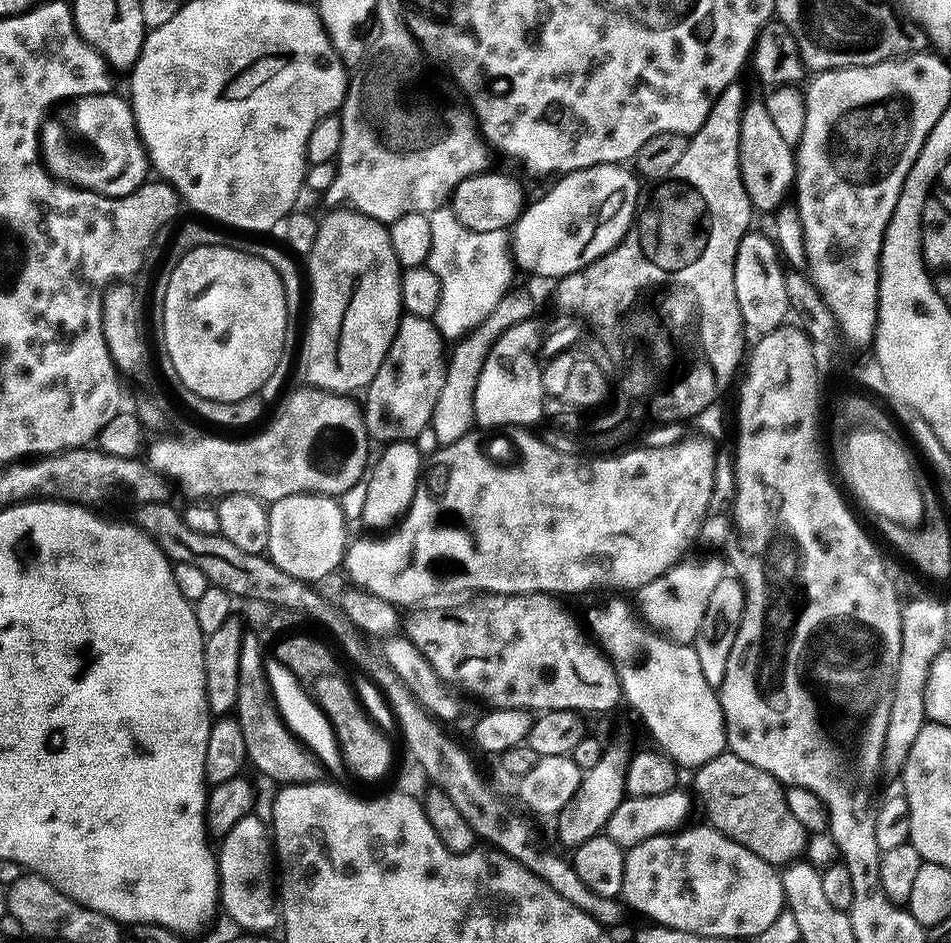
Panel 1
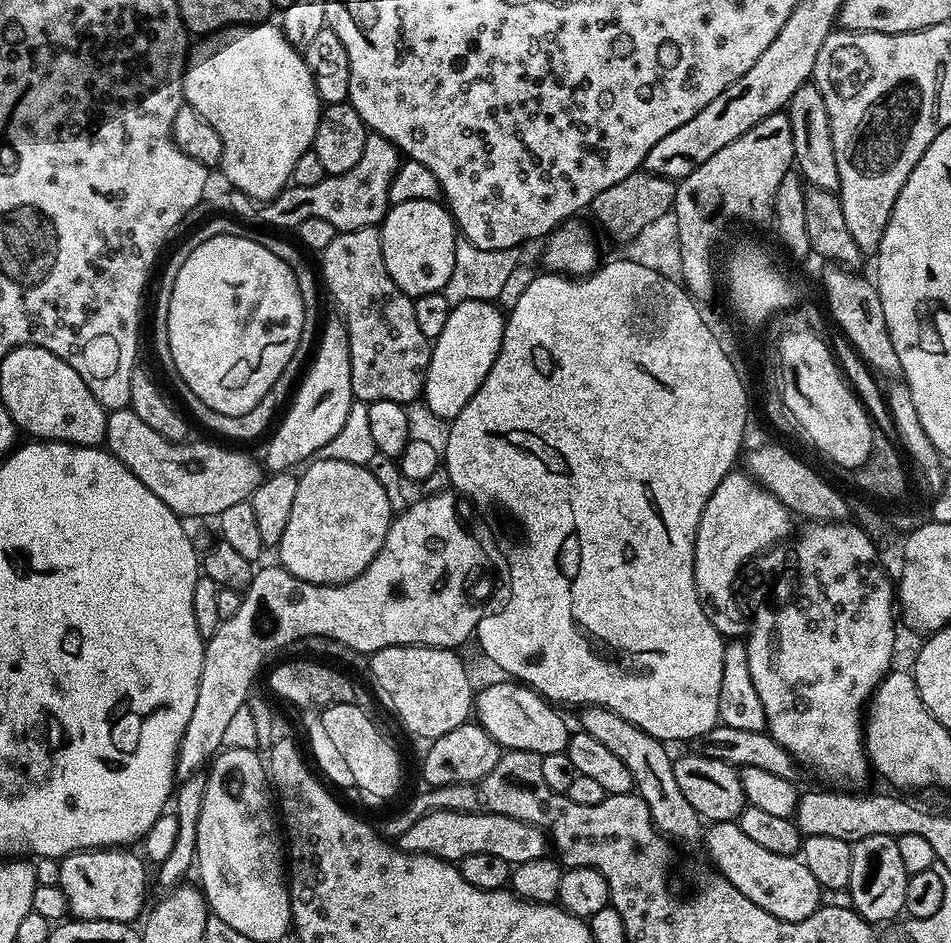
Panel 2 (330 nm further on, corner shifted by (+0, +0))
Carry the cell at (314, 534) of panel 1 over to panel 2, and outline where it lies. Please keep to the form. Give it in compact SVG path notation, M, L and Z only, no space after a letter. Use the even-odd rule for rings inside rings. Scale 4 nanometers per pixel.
M313 459L304 470L298 476L298 494L290 522L286 522L286 534L278 545L279 563L299 580L344 584L362 574L382 550L394 519L392 500L371 467Z

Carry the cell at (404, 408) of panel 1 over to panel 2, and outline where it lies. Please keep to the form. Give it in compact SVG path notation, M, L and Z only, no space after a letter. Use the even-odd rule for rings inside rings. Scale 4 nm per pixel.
M379 227L337 232L334 242L330 242L330 246L326 246L326 250L319 253L318 268L322 273L323 287L327 295L328 292L332 295L337 310L341 312L337 313L342 317L344 328L348 331L353 397L367 405L374 402L394 402L412 406L415 400L419 401L424 391L424 379L432 357L432 346L414 319L413 297L398 290L398 286L394 286L394 278L386 274L386 262L382 262Z

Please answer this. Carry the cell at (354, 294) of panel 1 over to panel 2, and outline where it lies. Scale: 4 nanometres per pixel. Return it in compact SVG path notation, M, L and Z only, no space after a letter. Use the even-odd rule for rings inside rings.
M335 319L328 325L323 325L314 348L314 355L283 413L284 421L282 416L279 423L275 425L276 433L274 433L275 428L271 433L272 441L269 442L264 456L262 455L263 467L269 473L286 472L295 469L295 464L303 465L311 461L316 452L330 443L342 430L347 415L351 412L354 397L350 382L348 331L344 328L343 319Z

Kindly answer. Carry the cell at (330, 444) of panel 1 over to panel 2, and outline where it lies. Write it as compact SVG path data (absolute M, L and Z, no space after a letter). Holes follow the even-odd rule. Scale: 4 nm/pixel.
M131 407L113 408L108 412L104 439L108 451L117 456L136 475L138 482L154 490L154 494L158 494L158 498L162 498L162 502L166 502L166 506L170 506L170 510L174 510L181 518L219 517L220 512L226 510L226 506L234 506L234 502L249 499L262 479L261 461L257 457L255 460L254 457L239 452L236 449L239 447L223 448L220 444L207 444L204 440L196 440L193 444L168 440L162 434L158 434L158 430L150 430L150 426L146 426L146 422L142 422L142 418L138 418L138 414L134 414Z

